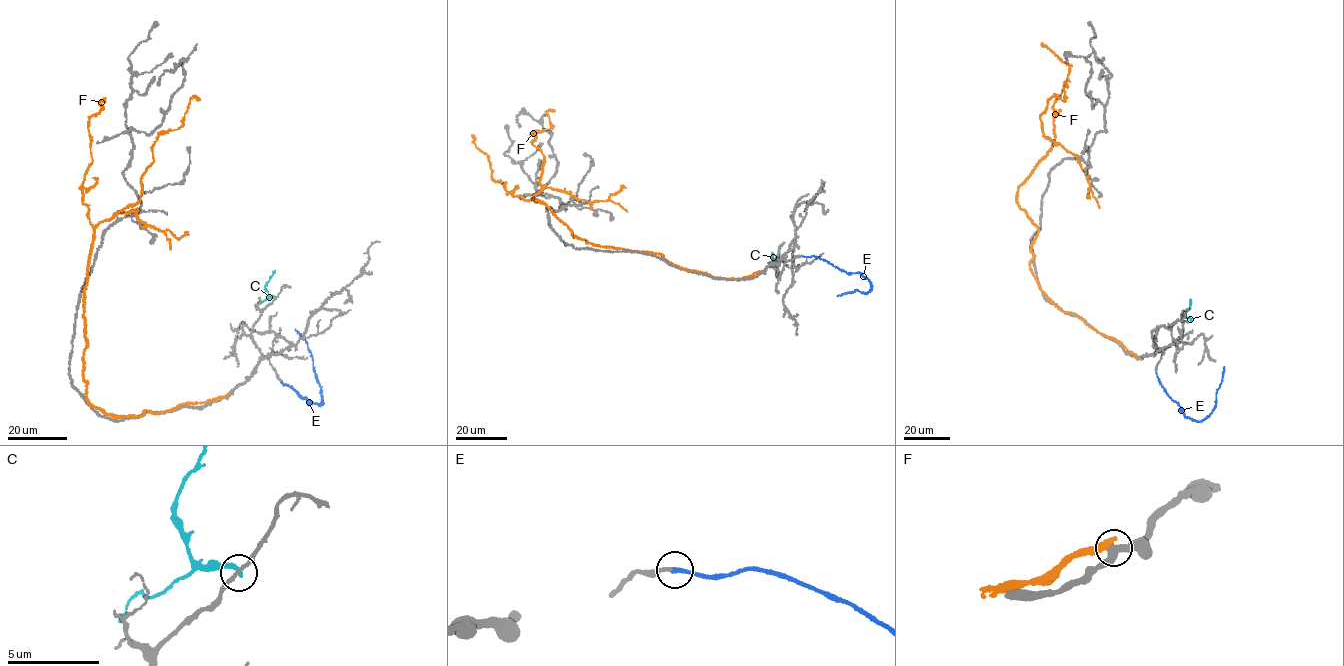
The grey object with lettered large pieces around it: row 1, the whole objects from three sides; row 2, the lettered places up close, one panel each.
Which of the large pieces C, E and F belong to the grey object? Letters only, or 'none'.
E

